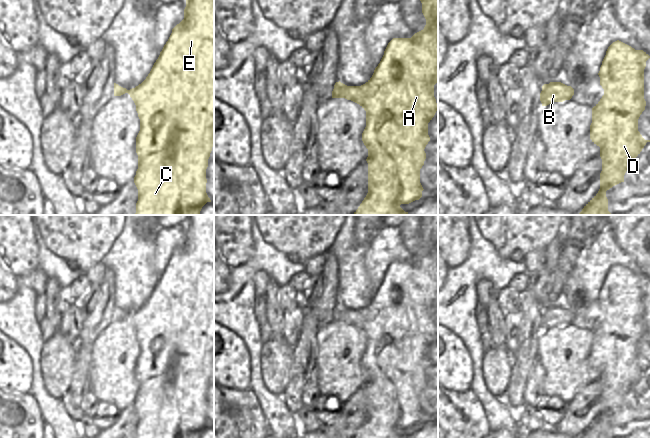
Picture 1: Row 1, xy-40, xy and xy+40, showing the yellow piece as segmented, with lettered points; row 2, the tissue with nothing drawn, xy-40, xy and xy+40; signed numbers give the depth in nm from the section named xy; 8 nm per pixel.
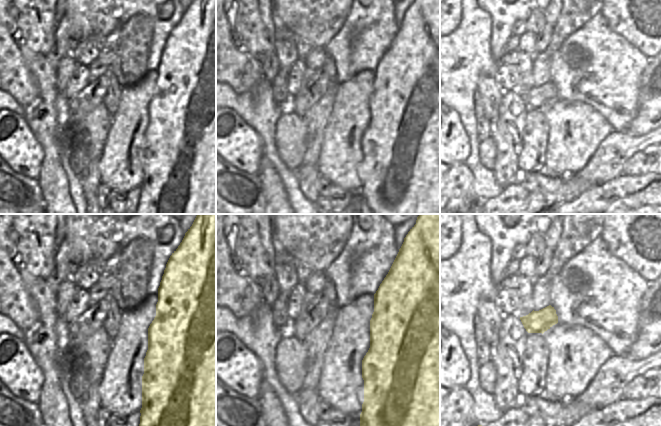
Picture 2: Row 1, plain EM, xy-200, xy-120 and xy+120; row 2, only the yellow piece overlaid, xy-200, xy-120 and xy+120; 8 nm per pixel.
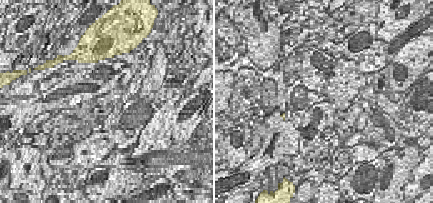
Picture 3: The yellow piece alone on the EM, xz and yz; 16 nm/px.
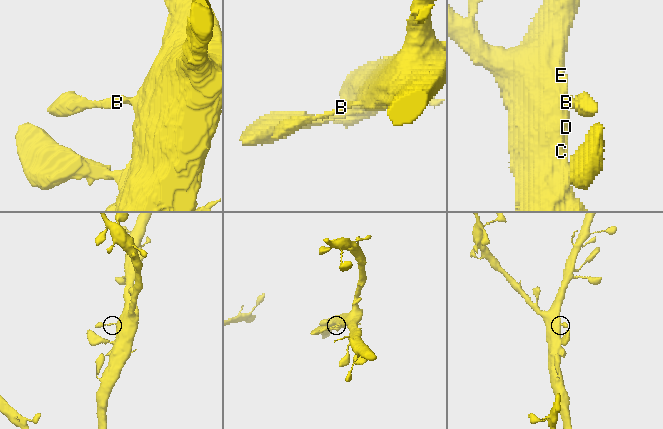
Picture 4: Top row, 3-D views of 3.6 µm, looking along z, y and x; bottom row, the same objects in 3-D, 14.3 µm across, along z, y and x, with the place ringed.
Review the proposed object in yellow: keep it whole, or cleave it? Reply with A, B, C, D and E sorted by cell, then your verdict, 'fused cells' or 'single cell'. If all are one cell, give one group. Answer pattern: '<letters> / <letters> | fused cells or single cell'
A B C D E | single cell

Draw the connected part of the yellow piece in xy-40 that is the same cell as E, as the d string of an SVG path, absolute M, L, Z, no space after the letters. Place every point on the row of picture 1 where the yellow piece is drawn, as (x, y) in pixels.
M186 0L184 19L172 29L146 79L130 90L114 83L114 96L125 93L134 101L140 119L135 215L200 215L202 207L211 202L206 193L206 169L214 146L214 0Z

